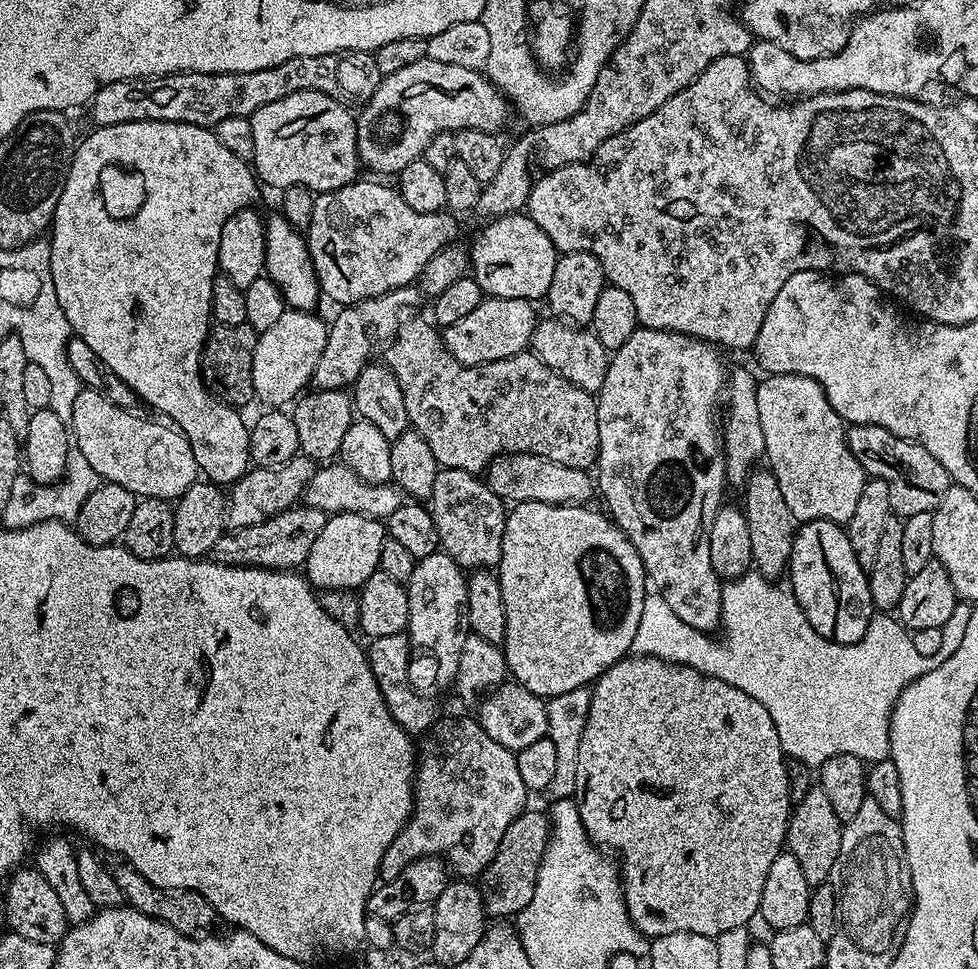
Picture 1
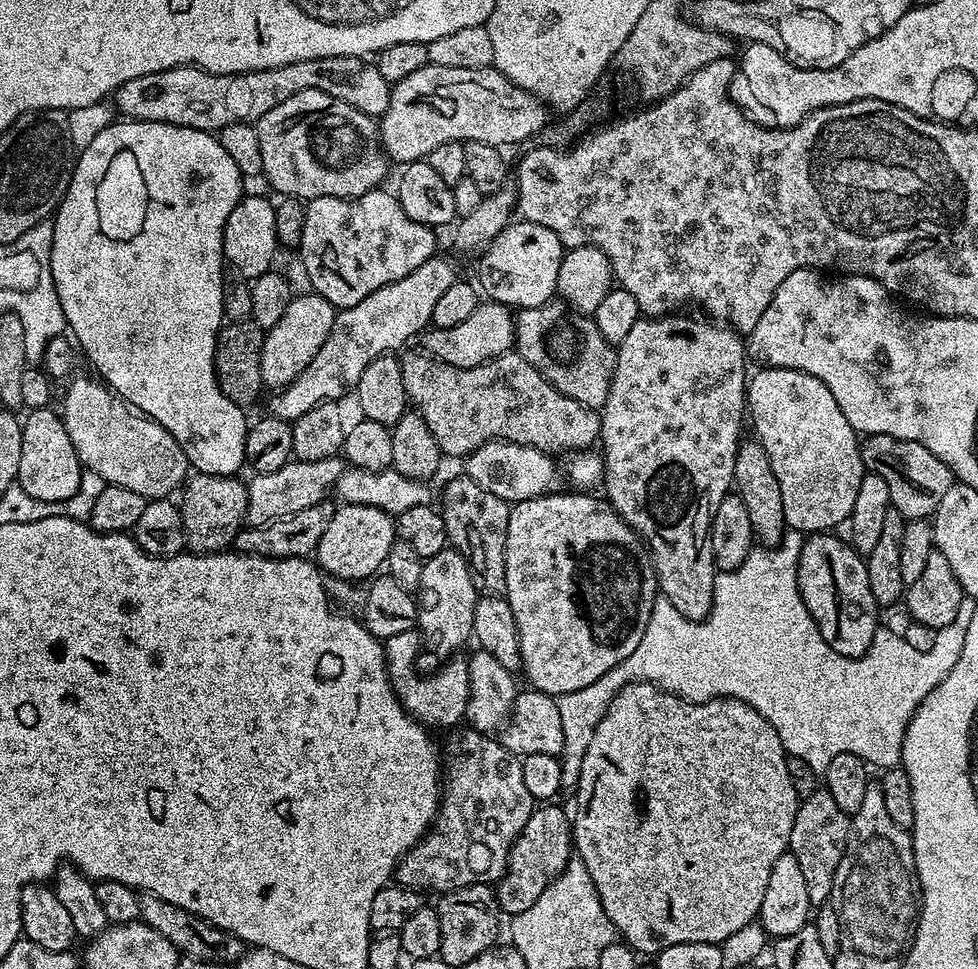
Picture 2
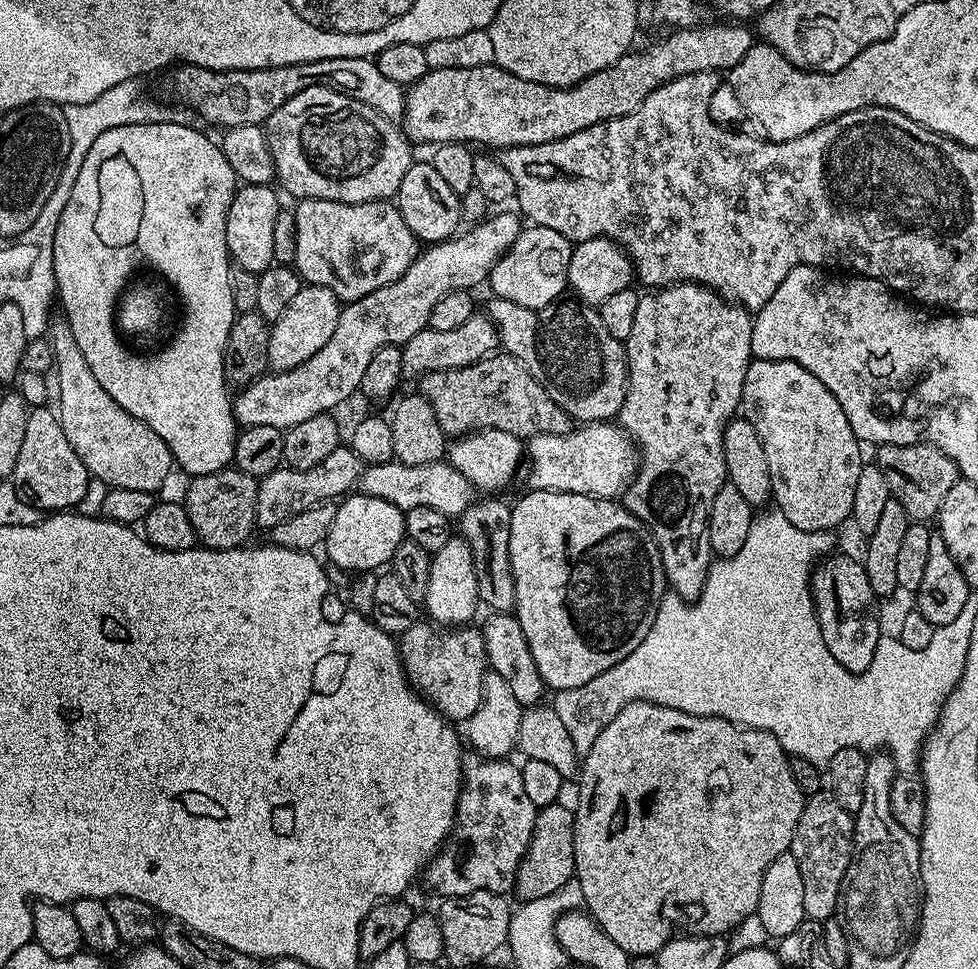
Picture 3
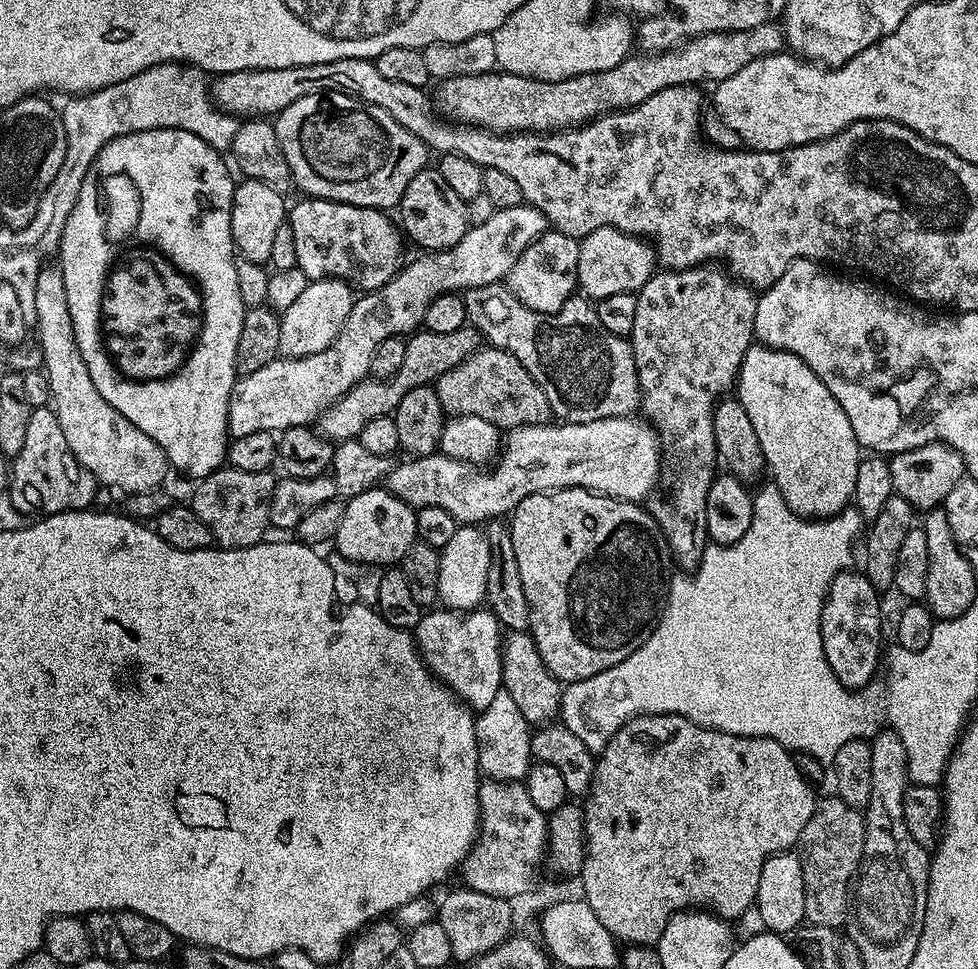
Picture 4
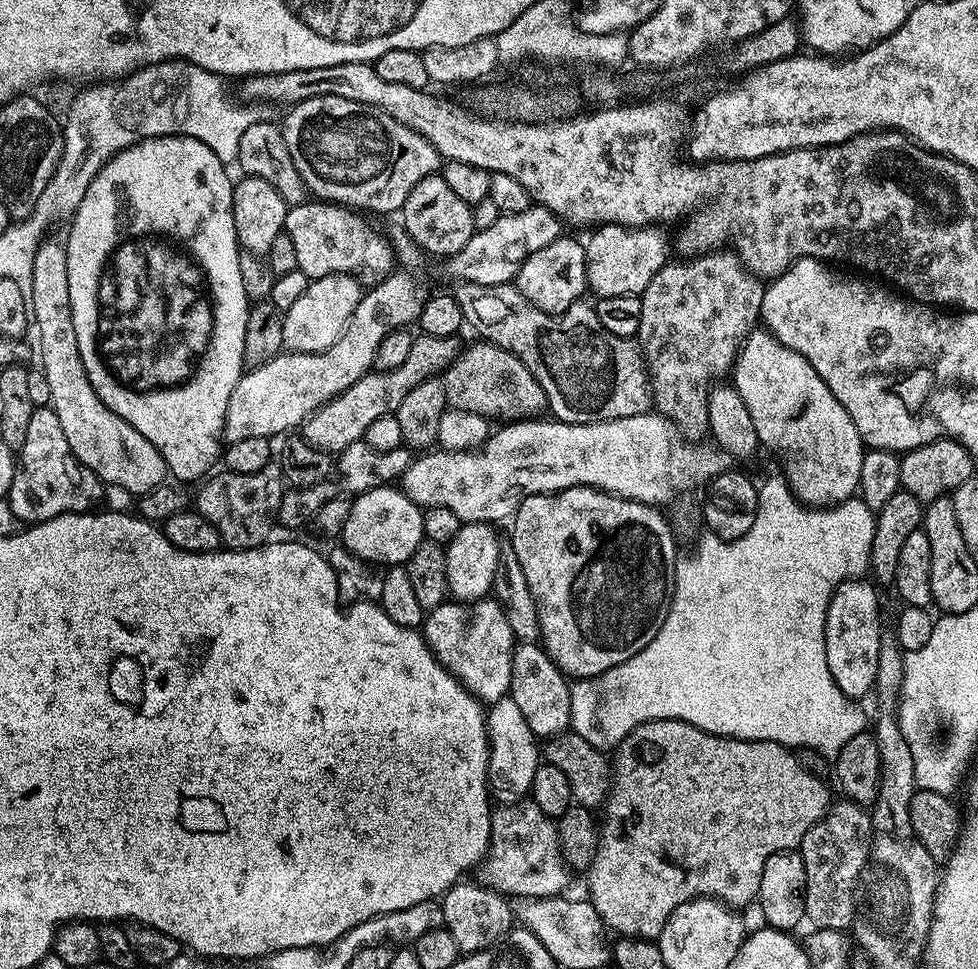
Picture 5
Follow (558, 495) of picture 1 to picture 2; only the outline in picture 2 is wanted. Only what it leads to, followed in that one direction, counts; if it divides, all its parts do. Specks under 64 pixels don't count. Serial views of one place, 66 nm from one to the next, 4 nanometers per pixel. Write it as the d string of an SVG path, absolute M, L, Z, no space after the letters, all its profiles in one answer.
M491 440L470 453L463 461L463 471L478 482L482 490L490 490L490 494L498 494L498 498L513 505L535 496L547 496L557 487L558 464L552 460L555 459L549 453L534 446L515 444L509 440Z

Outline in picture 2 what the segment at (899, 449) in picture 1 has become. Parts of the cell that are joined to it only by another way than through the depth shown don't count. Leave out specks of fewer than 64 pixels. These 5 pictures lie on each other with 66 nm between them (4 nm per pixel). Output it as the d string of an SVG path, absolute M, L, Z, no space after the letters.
M886 434L864 436L860 445L860 457L868 472L878 474L878 478L883 478L886 486L890 486L890 505L904 515L905 521L931 517L938 502L942 502L946 490L950 490L954 483L952 471L946 462L934 458L934 454L930 454L930 450L918 442Z

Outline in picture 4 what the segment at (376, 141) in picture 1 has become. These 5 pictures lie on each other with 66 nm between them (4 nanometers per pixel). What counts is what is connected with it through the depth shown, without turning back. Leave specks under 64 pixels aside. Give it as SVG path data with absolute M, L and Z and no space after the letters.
M766 22L746 31L714 32L695 36L682 45L660 53L632 54L614 69L566 78L564 81L542 81L519 76L501 70L486 74L470 74L449 80L441 80L435 85L434 104L447 119L458 124L473 124L475 128L486 128L489 132L558 132L569 128L579 128L589 120L599 120L614 111L635 108L662 89L682 84L703 84L706 80L717 84L731 74L742 70L750 62L762 57L779 55L786 46L783 27L776 22Z

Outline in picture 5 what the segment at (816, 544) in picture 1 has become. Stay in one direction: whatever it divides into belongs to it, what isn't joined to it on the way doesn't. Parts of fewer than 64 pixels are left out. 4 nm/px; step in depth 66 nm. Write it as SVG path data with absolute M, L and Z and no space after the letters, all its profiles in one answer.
M857 578L845 580L836 593L832 595L828 613L826 614L826 662L830 666L830 674L842 690L842 694L853 698L861 698L873 691L876 687L876 675L878 674L878 646L880 645L880 596L876 593L875 583L867 584L867 579Z

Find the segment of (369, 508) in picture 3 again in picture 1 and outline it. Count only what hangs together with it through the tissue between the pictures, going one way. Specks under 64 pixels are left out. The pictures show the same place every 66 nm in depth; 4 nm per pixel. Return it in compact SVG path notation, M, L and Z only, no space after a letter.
M349 512L329 515L326 526L322 526L322 534L314 538L314 546L310 546L308 559L302 565L308 583L316 590L330 588L358 590L378 571L384 539L386 528L379 520Z

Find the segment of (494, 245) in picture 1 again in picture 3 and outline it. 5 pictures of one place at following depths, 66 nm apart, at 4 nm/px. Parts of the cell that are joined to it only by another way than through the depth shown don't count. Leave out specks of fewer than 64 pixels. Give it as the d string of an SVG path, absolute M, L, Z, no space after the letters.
M528 226L518 234L516 241L498 258L486 281L492 287L491 295L497 300L509 300L527 308L546 308L561 299L568 288L568 267L574 247L558 230L546 226Z

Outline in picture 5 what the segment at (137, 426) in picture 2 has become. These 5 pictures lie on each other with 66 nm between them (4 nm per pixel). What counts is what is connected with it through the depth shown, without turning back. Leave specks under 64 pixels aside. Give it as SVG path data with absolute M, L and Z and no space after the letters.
M44 238L37 246L32 267L30 316L34 328L40 331L38 364L46 374L46 382L50 382L50 407L58 414L62 434L66 434L66 442L70 442L70 450L78 462L85 464L105 485L113 484L133 498L144 496L165 483L169 471L162 454L158 454L155 446L146 442L130 422L106 407L99 392L90 386L84 356L78 354L78 334L74 334L70 278L66 278L66 250L61 241Z

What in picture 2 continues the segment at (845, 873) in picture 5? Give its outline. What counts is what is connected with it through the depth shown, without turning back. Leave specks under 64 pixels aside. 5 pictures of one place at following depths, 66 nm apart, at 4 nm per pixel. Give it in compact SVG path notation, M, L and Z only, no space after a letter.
M818 788L814 794L801 799L788 847L789 852L797 859L798 866L801 867L806 890L814 906L823 905L831 897L834 874L845 852L850 824L849 815L839 809L826 788Z

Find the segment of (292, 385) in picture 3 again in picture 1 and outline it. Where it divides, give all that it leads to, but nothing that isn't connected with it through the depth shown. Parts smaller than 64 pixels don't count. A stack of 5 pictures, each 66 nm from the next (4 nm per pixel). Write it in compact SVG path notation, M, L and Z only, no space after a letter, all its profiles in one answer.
M415 287L395 288L384 296L367 301L366 306L344 306L339 309L336 321L331 321L328 329L328 341L318 358L318 366L314 370L312 379L317 389L342 388L347 389L356 383L358 374L364 365L373 359L372 339L376 336L376 327L384 326L388 334L397 331L397 324L392 320L394 312L399 308L408 308L411 304L421 303L422 297Z

